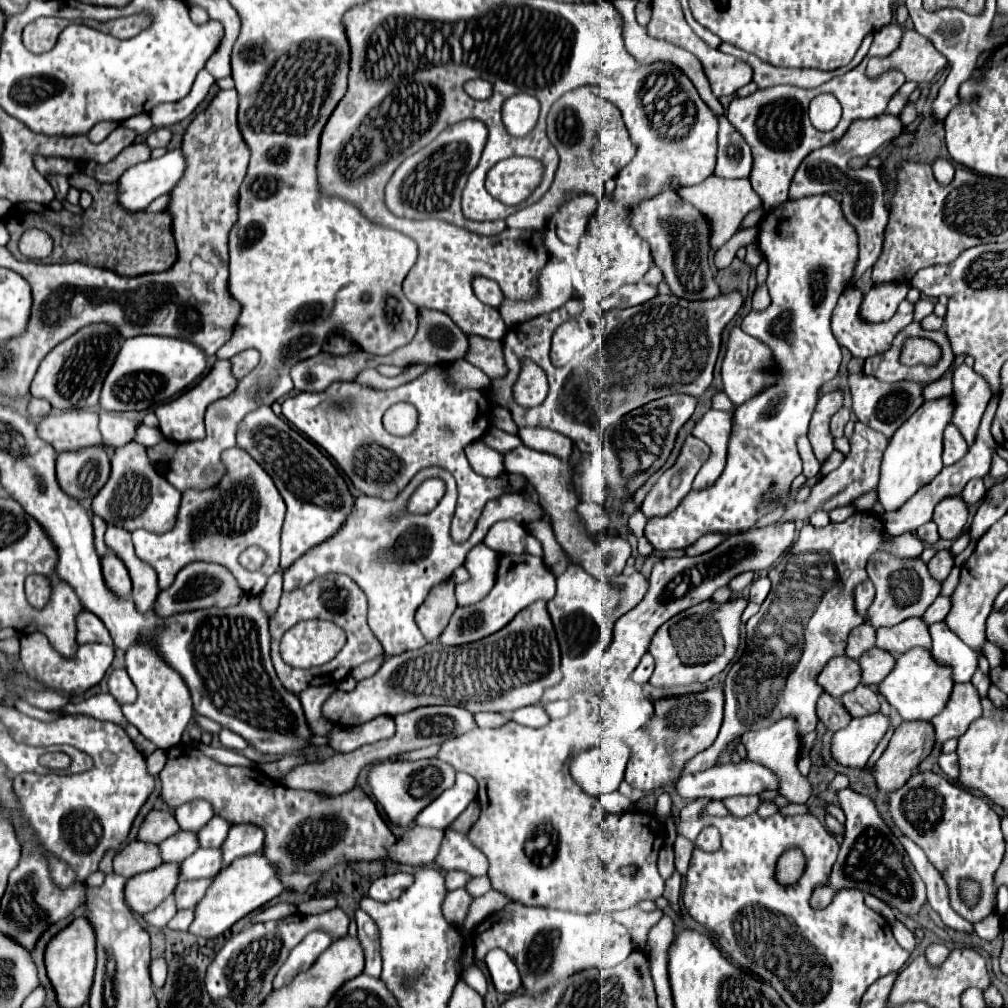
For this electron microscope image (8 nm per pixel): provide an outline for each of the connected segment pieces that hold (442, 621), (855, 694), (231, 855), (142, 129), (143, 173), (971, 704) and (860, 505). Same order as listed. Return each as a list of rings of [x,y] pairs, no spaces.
[[[445,580],[441,584],[437,584],[429,592],[427,600],[417,610],[417,616],[415,616],[417,626],[421,628],[423,636],[429,642],[433,642],[433,640],[439,638],[441,630],[445,630],[445,626],[447,626],[453,610],[457,608],[455,598],[453,598],[453,588],[455,588],[453,580]]]
[[[859,684],[851,692],[843,694],[841,704],[847,708],[847,712],[853,718],[869,716],[869,714],[879,712],[879,696],[869,686],[863,686],[863,684]]]
[[[235,824],[231,826],[227,840],[223,842],[223,866],[231,864],[235,858],[257,854],[263,850],[263,830],[253,824]]]
[[[147,114],[131,116],[129,120],[123,122],[123,126],[125,126],[125,128],[131,128],[131,130],[135,130],[135,132],[139,132],[139,134],[147,134],[147,132],[153,128],[153,126],[151,126],[151,118],[149,118]]]
[[[171,150],[157,160],[131,166],[117,180],[117,202],[123,210],[139,212],[161,194],[169,194],[185,172],[181,150]]]
[[[971,682],[955,684],[947,706],[931,720],[937,742],[943,744],[949,738],[959,738],[961,734],[965,734],[967,726],[979,718],[979,714],[981,702],[975,686]]]
[[[873,490],[873,494],[863,494],[863,498],[857,498],[855,502],[851,502],[851,506],[857,510],[869,510],[875,504],[875,500],[877,500],[877,492]]]

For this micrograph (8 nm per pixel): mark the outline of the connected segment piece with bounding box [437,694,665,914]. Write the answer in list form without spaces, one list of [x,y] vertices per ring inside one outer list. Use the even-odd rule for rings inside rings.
[[[589,696],[581,702],[575,700],[575,706],[573,710],[561,718],[561,720],[551,720],[547,726],[541,726],[541,728],[527,728],[527,726],[521,726],[517,722],[507,722],[505,726],[501,728],[475,728],[459,738],[453,738],[453,740],[447,740],[441,744],[439,752],[437,752],[437,758],[451,764],[457,772],[467,772],[471,774],[477,782],[479,782],[479,798],[481,798],[481,806],[483,806],[483,812],[479,816],[479,820],[471,826],[471,830],[467,832],[467,838],[469,842],[479,848],[487,858],[489,858],[489,870],[487,870],[487,876],[491,880],[491,888],[501,892],[505,898],[509,898],[509,902],[517,902],[517,904],[523,904],[523,906],[543,906],[543,908],[555,908],[555,910],[565,910],[565,912],[581,912],[581,914],[587,914],[587,912],[615,912],[615,910],[623,910],[623,908],[631,908],[635,904],[639,904],[641,900],[657,900],[661,894],[663,894],[663,878],[659,876],[657,872],[657,856],[659,856],[659,850],[663,846],[663,826],[649,814],[641,814],[641,812],[621,812],[621,814],[609,814],[607,810],[603,810],[603,806],[599,804],[597,798],[589,796],[589,794],[583,794],[583,790],[579,790],[579,786],[575,786],[571,774],[569,774],[569,764],[573,762],[575,754],[591,748],[591,746],[599,746],[601,742],[601,734],[603,734],[603,722],[601,722],[601,716],[597,718],[597,696]],[[525,790],[527,796],[525,798],[519,798],[517,794]],[[623,866],[635,866],[635,876],[623,876],[619,870]]]

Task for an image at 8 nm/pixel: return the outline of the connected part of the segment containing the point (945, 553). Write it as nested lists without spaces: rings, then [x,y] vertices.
[[[939,550],[939,552],[931,558],[931,562],[929,562],[929,574],[931,574],[937,582],[943,582],[943,580],[949,576],[951,568],[953,568],[953,556],[951,556],[949,550]]]

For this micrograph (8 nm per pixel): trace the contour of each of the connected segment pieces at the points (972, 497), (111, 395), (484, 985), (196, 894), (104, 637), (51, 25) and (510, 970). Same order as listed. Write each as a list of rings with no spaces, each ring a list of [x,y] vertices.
[[[975,478],[975,480],[971,480],[965,488],[963,488],[963,492],[961,492],[961,498],[967,502],[967,504],[975,504],[975,502],[979,502],[983,496],[985,496],[985,484],[983,484],[983,480],[981,478]]]
[[[165,336],[127,338],[115,358],[115,366],[103,382],[99,406],[105,412],[153,410],[183,392],[205,370],[205,354],[191,342]]]
[[[471,966],[467,972],[464,972],[463,980],[469,984],[473,990],[477,990],[481,996],[485,996],[485,992],[487,992],[488,988],[488,981],[485,980],[483,972],[481,972],[477,966]]]
[[[183,880],[175,886],[175,904],[179,910],[195,908],[195,904],[205,896],[205,890],[209,888],[211,880]]]
[[[83,612],[77,616],[77,642],[79,644],[91,644],[91,642],[99,642],[99,644],[107,644],[111,646],[111,634],[107,634],[103,622],[99,622],[99,618],[91,612]]]
[[[37,18],[23,30],[23,44],[29,52],[43,54],[49,52],[59,34],[67,28],[67,20],[63,18]]]
[[[499,948],[489,950],[487,956],[485,956],[485,964],[487,964],[491,982],[493,982],[493,986],[495,986],[497,992],[511,994],[511,992],[515,992],[515,990],[521,988],[521,978],[519,978],[517,966],[509,958],[507,952],[503,952]]]

